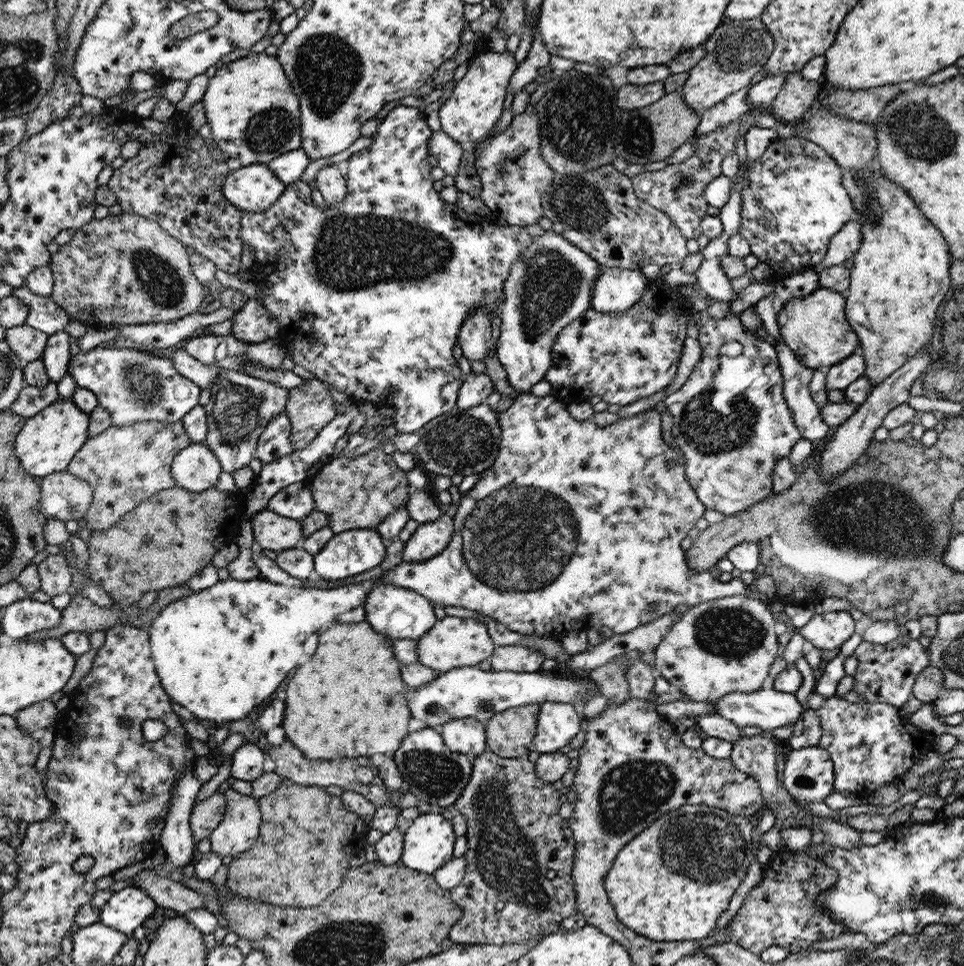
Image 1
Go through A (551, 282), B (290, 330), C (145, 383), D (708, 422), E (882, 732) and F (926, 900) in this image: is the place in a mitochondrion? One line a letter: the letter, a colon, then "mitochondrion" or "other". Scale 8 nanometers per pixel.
A: mitochondrion
B: other
C: mitochondrion
D: mitochondrion
E: other
F: mitochondrion

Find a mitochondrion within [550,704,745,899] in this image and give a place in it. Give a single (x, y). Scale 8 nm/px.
(633, 791)

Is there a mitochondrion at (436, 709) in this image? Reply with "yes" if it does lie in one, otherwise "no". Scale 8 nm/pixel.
yes

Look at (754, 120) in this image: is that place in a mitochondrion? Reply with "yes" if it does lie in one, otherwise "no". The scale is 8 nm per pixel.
no

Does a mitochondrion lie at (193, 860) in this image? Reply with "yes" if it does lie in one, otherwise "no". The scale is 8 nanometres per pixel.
no

